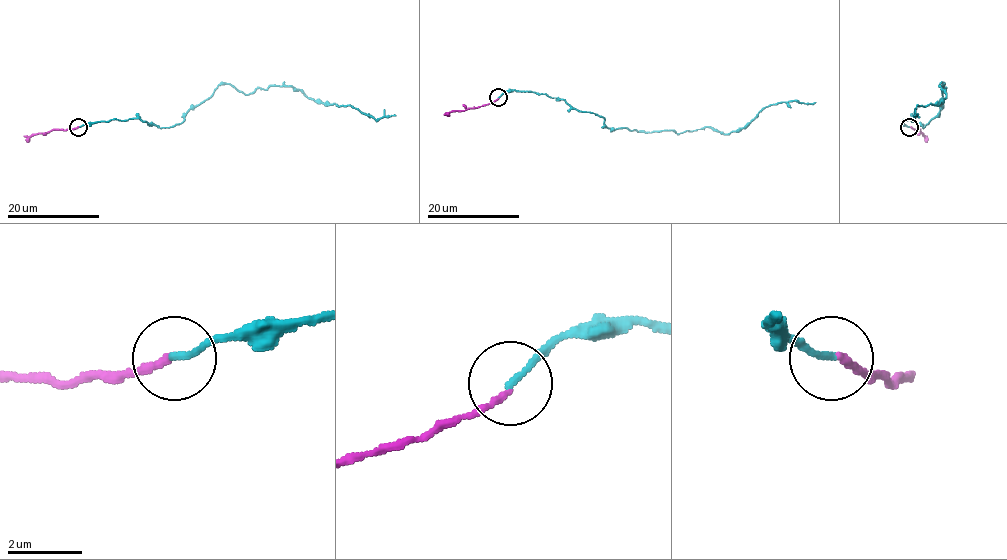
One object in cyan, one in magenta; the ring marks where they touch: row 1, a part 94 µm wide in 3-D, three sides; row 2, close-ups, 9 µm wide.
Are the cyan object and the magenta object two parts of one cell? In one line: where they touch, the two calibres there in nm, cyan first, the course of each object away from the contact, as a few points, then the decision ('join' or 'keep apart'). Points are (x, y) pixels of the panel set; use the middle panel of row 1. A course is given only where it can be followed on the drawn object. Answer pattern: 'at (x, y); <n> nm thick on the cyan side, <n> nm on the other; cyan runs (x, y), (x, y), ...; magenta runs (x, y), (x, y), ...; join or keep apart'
at (498, 97); 180 nm thick on the cyan side, 180 nm on the other; cyan runs (498, 98), (536, 92), (594, 113), (610, 129), (677, 133), (730, 133), (767, 106), (816, 102); magenta runs (498, 98), (486, 105), (444, 115); join

